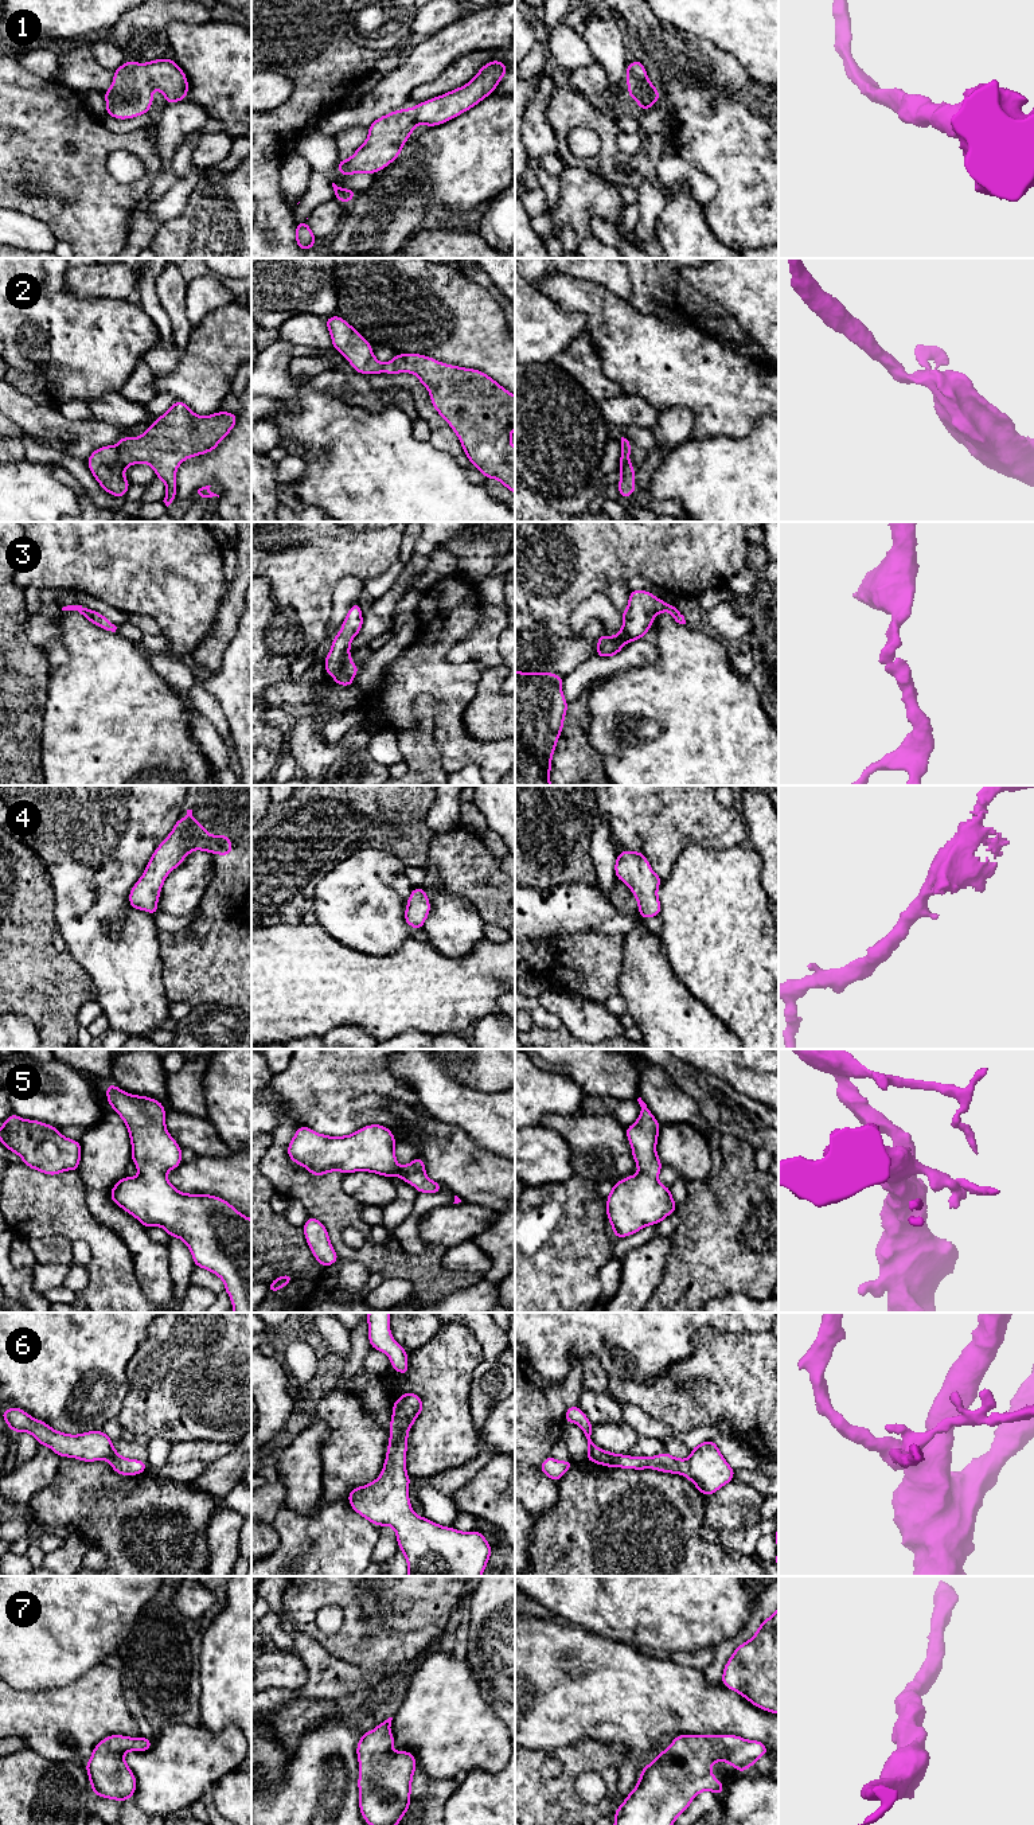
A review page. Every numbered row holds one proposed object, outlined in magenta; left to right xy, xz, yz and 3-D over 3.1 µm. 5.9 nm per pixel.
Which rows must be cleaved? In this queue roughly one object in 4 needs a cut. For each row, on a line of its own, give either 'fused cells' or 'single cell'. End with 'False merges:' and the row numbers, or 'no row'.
1: single cell
2: fused cells
3: single cell
4: single cell
5: single cell
6: single cell
7: single cell
False merges: 2

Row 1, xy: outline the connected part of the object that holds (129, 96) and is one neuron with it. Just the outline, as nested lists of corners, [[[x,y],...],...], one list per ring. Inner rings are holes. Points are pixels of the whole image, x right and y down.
[[[153,59],[148,63],[126,61],[114,71],[106,100],[106,114],[118,120],[134,118],[149,112],[152,90],[160,90],[167,104],[186,100],[188,81],[175,59]]]

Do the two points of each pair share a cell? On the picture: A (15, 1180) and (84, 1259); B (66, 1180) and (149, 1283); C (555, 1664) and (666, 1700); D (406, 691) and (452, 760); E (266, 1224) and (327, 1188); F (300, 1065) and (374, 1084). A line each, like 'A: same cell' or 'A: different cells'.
A: different cells
B: different cells
C: same cell
D: same cell
E: different cells
F: same cell

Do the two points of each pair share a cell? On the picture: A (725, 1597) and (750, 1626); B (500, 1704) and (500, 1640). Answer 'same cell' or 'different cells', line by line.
A: different cells
B: same cell

